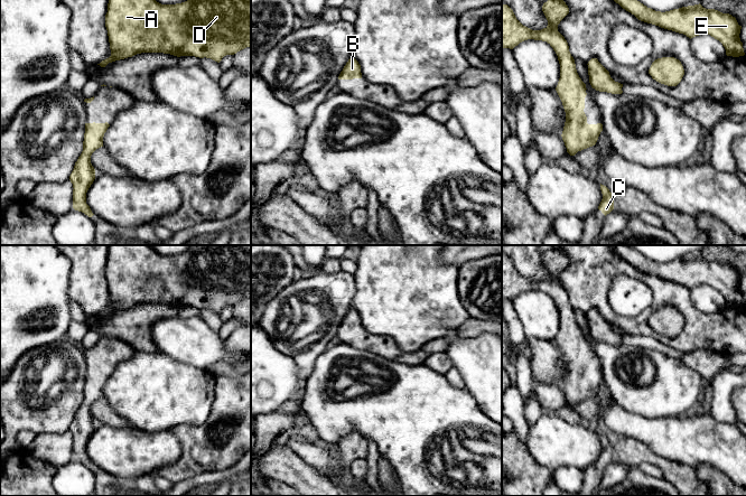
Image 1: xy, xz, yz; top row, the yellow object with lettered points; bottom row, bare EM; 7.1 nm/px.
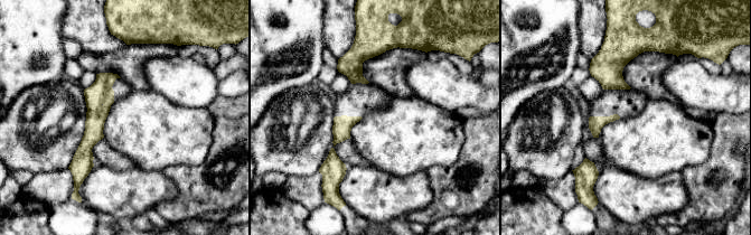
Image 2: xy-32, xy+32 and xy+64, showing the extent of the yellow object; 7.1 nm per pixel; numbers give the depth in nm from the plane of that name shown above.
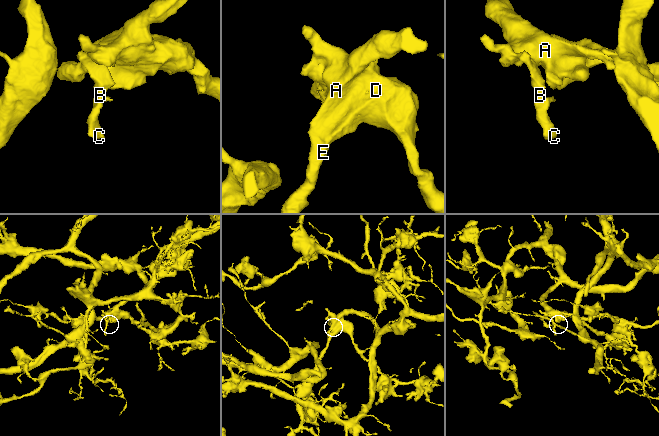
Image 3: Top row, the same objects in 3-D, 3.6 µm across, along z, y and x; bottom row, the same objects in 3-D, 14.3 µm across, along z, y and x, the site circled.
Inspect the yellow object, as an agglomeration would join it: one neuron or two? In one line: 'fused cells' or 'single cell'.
single cell

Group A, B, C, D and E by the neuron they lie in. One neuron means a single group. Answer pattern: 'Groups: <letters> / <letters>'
Groups: A B C D E

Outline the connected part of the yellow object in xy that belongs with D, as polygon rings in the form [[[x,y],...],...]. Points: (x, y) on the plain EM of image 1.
[[[110,245],[105,278],[111,307],[97,315],[101,318],[141,303],[206,308],[220,313],[224,307],[251,297],[251,245],[202,245],[176,255],[161,255],[150,245]]]

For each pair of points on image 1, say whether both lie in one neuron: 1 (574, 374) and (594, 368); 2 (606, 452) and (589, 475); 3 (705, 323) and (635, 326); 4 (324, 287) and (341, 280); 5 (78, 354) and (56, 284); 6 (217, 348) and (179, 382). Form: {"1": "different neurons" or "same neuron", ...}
{"1": "same neuron", "2": "same neuron", "3": "same neuron", "4": "same neuron", "5": "different neurons", "6": "different neurons"}

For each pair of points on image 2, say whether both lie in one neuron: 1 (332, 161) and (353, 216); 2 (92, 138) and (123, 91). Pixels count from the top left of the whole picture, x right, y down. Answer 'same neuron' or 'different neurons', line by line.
1: same neuron
2: same neuron

